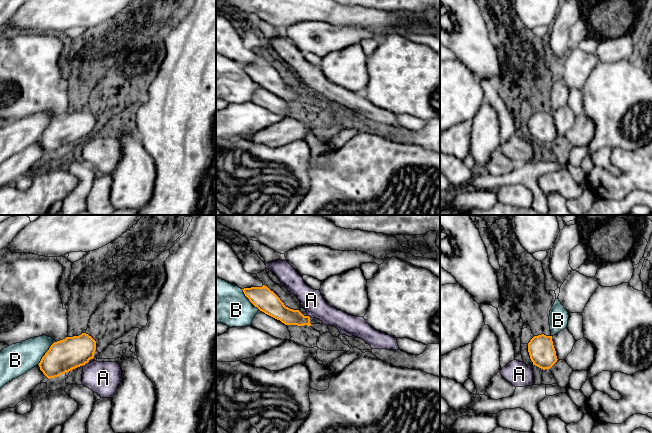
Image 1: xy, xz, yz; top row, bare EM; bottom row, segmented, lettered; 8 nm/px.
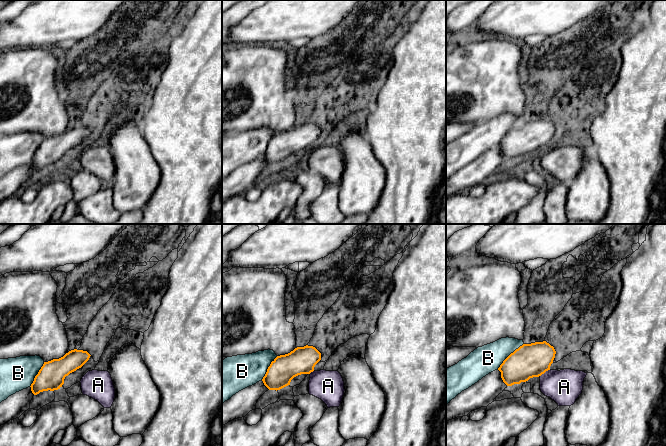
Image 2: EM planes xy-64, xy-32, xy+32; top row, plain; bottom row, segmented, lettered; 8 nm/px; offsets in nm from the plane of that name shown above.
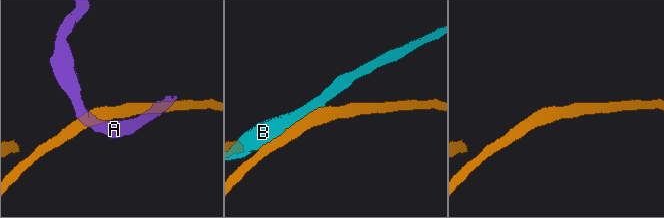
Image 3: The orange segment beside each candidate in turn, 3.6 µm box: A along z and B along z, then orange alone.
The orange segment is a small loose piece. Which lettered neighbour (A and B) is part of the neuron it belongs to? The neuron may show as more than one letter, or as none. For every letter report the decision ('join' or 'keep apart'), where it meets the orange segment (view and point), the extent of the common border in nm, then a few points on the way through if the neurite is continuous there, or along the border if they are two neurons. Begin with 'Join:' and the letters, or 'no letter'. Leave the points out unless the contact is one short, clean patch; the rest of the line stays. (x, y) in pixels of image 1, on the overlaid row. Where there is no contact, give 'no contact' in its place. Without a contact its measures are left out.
Join: A
A: join | xy (85, 363) | 70 nm | across xy (65, 355), (77, 355), (85, 363), (98, 376), (103, 378)
B: keep apart | xy (45, 353) | 240 nm

